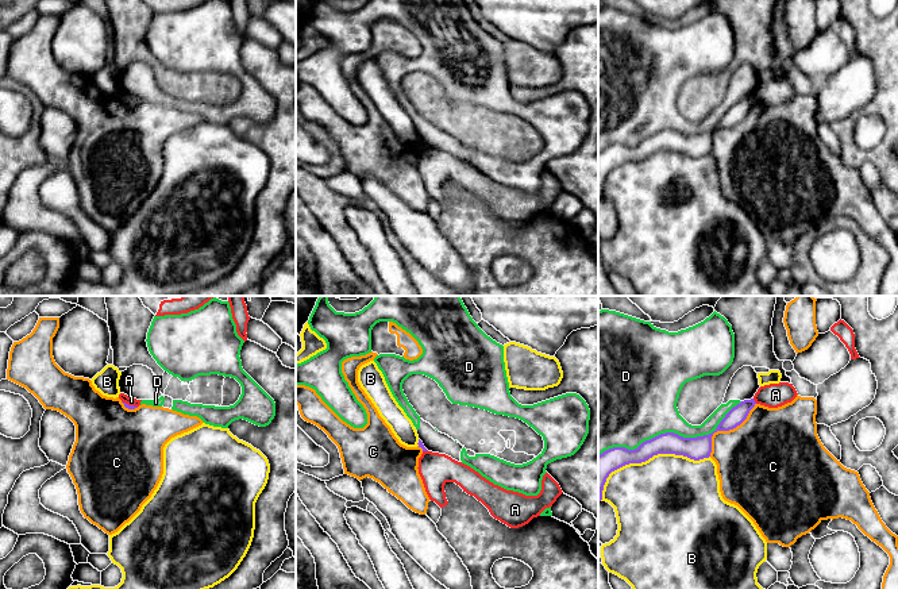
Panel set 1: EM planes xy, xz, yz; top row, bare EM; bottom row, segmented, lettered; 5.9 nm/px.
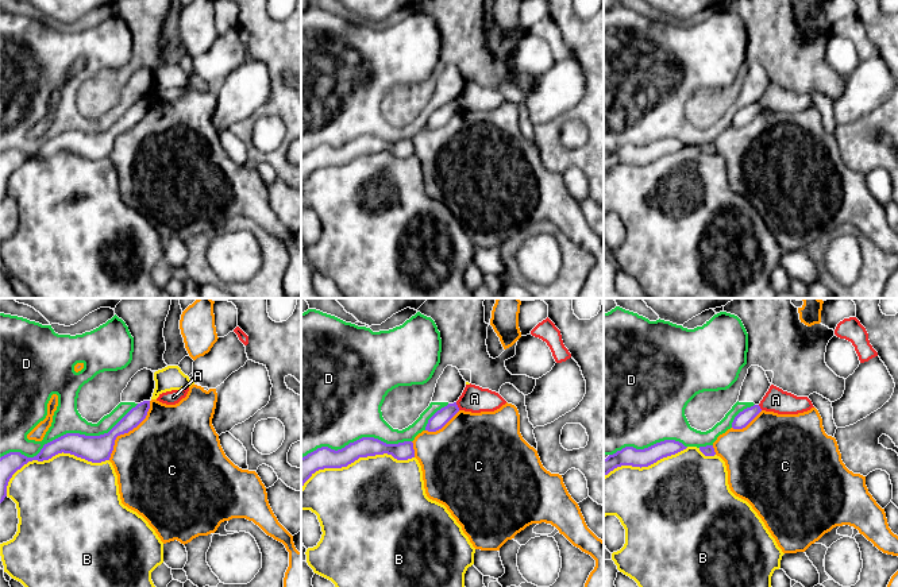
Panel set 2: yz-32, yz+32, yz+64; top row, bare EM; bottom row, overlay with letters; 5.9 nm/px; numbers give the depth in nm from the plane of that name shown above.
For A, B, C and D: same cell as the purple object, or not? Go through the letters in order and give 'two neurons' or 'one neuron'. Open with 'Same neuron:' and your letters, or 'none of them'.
Same neuron: none of them
A: two neurons
B: two neurons
C: two neurons
D: two neurons

